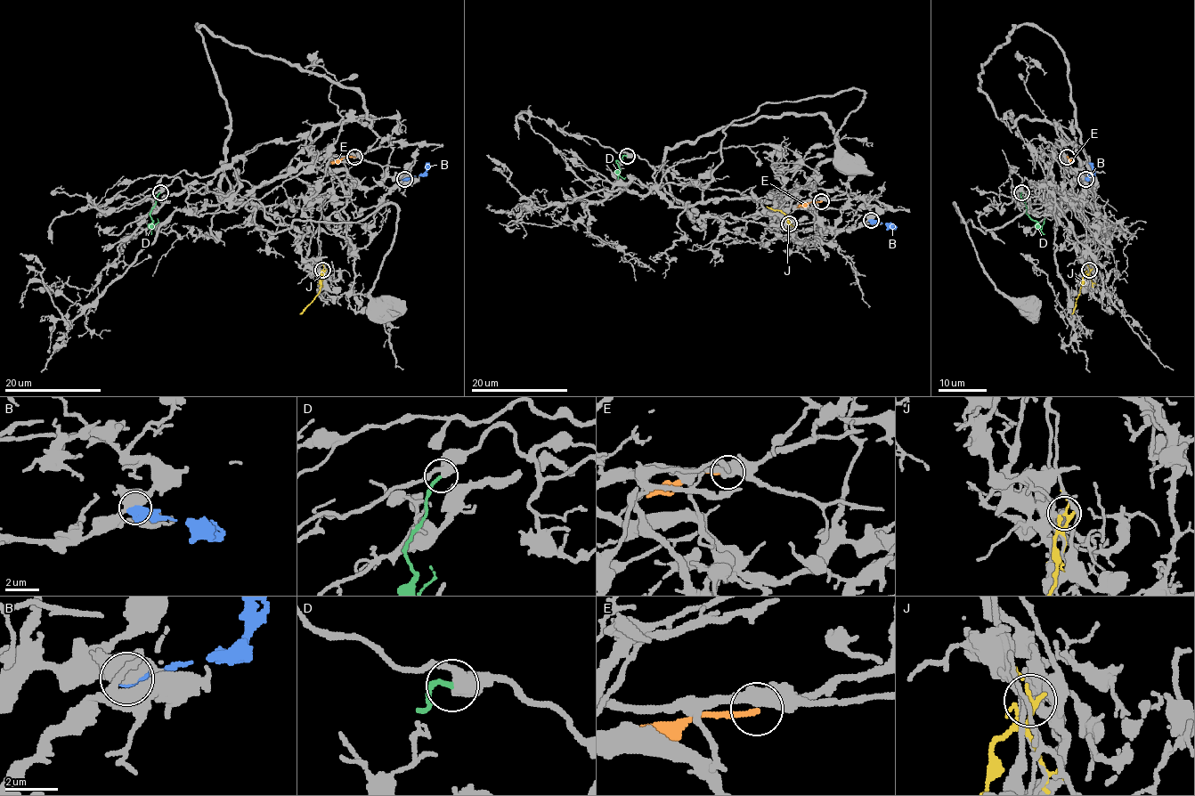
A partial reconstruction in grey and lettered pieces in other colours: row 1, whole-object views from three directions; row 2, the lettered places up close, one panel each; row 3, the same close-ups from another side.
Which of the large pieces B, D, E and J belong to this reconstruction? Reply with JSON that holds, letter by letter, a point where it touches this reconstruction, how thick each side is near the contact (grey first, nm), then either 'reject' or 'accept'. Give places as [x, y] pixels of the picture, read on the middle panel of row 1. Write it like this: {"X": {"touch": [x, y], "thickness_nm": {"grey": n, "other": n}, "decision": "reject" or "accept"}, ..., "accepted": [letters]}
{"B": {"touch": [871, 220], "thickness_nm": {"grey": 500, "other": 600}, "decision": "reject"}, "D": {"touch": [627, 156], "thickness_nm": {"grey": 440, "other": 160}, "decision": "reject"}, "E": {"touch": [821, 201], "thickness_nm": {"grey": 550, "other": 200}, "decision": "reject"}, "J": {"touch": [789, 223], "thickness_nm": {"grey": 190, "other": 170}, "decision": "reject"}, "accepted": []}

